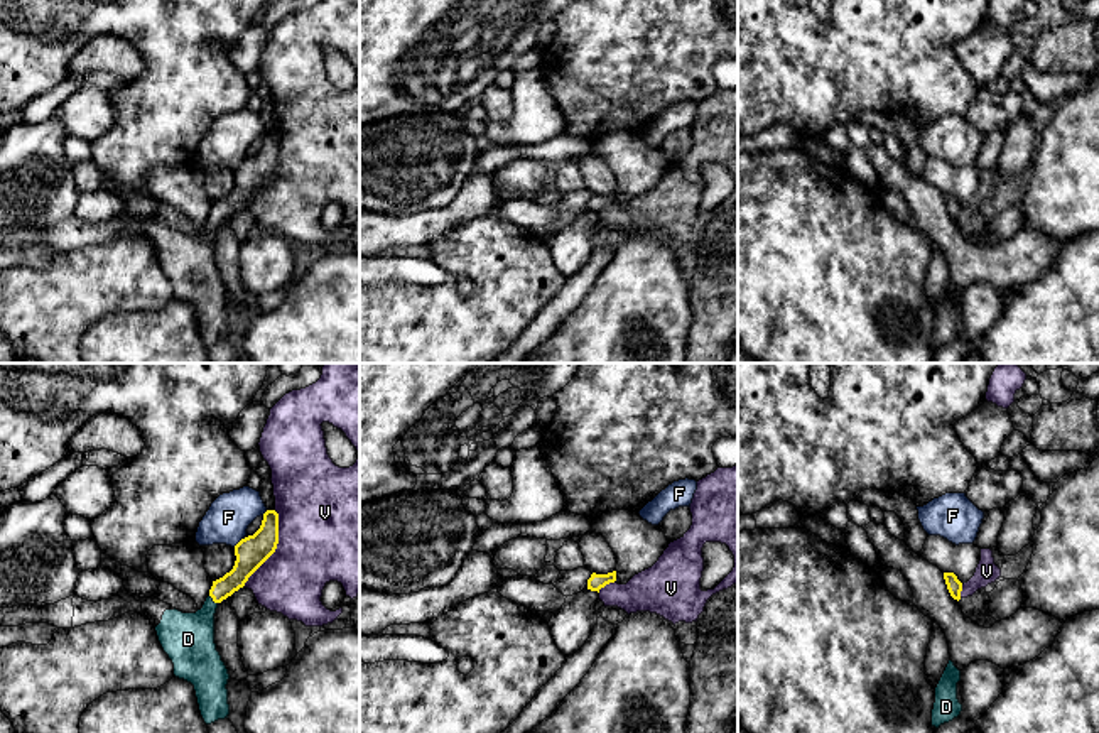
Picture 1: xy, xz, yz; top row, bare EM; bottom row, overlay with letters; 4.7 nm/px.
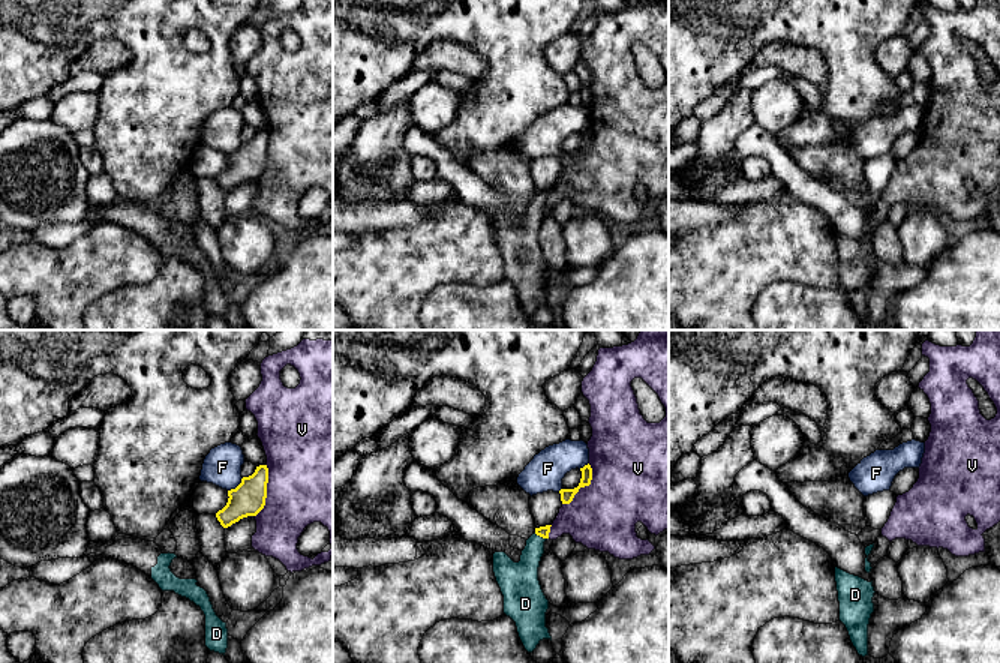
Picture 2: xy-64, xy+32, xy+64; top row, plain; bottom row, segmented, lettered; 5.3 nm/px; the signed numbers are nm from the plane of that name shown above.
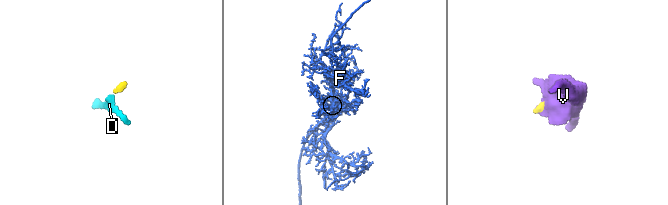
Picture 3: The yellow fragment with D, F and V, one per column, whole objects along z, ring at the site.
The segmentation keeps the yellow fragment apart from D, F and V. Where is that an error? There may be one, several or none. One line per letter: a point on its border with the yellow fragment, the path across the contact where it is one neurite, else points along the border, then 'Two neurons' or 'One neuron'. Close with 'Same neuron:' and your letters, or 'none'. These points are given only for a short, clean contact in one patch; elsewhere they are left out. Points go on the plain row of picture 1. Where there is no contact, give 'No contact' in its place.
D: Touches yellow at xy (213, 222). Path across: xy (247, 183), (213, 222), (203, 244), (188, 260). One neuron
F: Touches yellow at xy (240, 162). Boundary: xy (245, 159), (233, 168). Two neurons
V: Touches yellow at xy (276, 169). Two neurons
Same neuron: D

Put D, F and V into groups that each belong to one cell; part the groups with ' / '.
D / F / V

